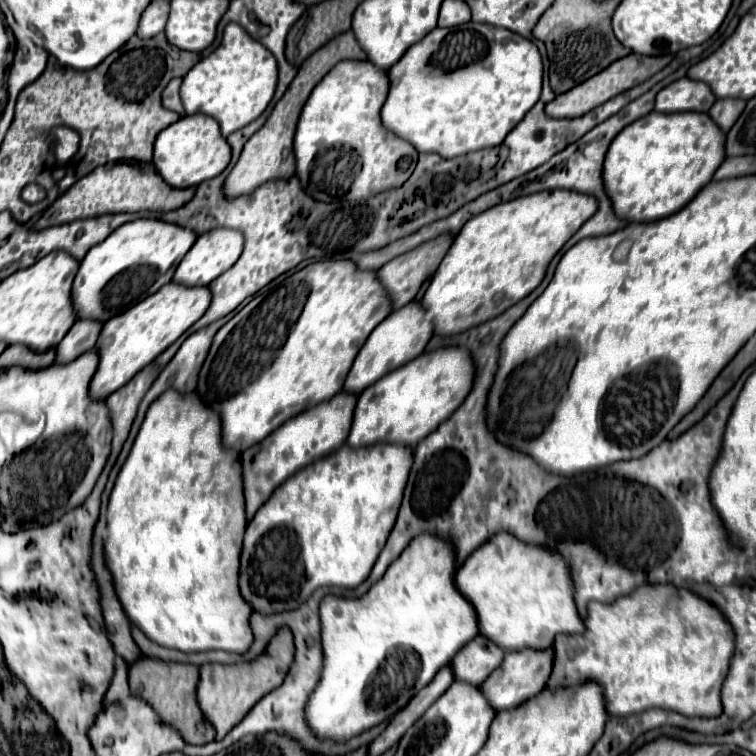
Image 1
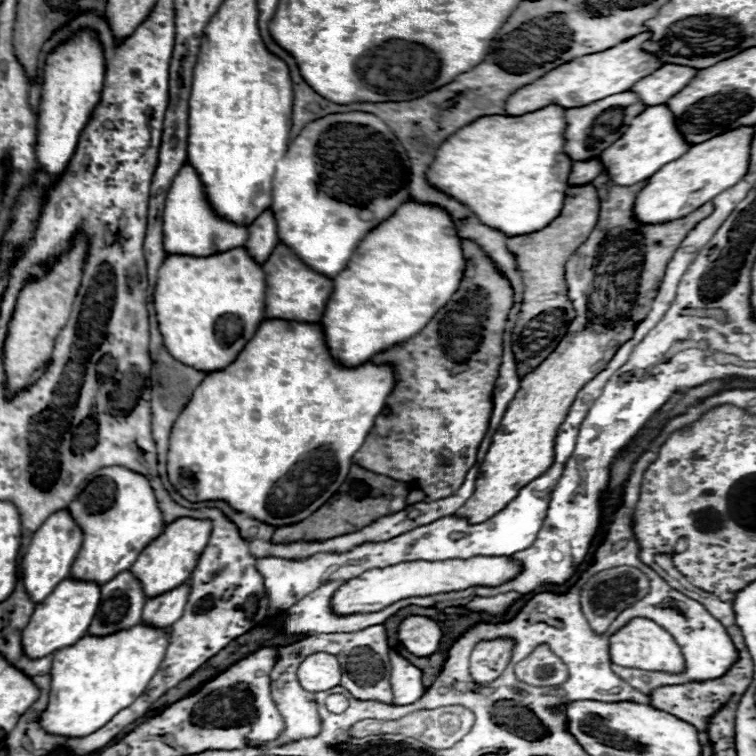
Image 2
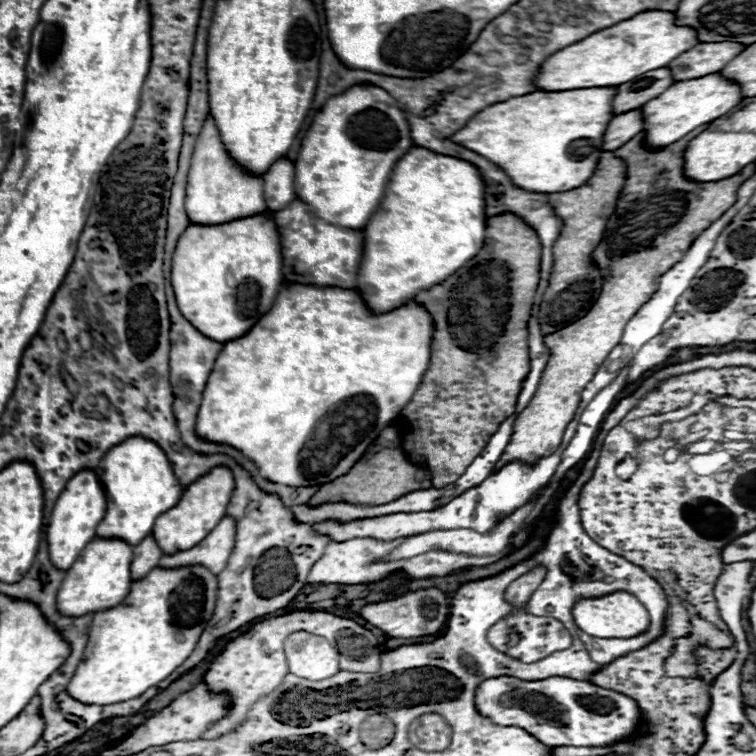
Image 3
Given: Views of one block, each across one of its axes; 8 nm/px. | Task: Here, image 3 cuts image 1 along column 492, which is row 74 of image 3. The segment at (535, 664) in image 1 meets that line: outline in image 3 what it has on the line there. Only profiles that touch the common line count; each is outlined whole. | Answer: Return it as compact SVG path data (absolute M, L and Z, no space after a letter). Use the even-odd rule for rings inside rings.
M696 44L688 52L680 54L668 68L672 70L674 82L702 78L720 72L734 56L740 54L744 46L740 44Z

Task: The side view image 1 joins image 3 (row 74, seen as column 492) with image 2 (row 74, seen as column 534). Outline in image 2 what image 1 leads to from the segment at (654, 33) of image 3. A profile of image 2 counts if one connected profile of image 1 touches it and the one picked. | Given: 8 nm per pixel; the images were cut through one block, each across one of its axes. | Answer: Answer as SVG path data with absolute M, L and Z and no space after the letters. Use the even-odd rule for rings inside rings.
M642 32L610 50L604 50L604 52L598 52L592 56L582 56L568 64L562 64L560 68L554 68L552 72L544 74L540 80L534 80L532 84L528 84L528 86L516 90L512 96L508 96L504 114L522 116L526 112L546 108L550 104L556 104L562 108L578 108L578 106L586 106L596 100L602 100L606 96L630 90L638 80L642 80L644 76L652 74L654 70L658 70L662 66L658 62L658 58L640 50L640 44L646 40L648 40L648 32Z

